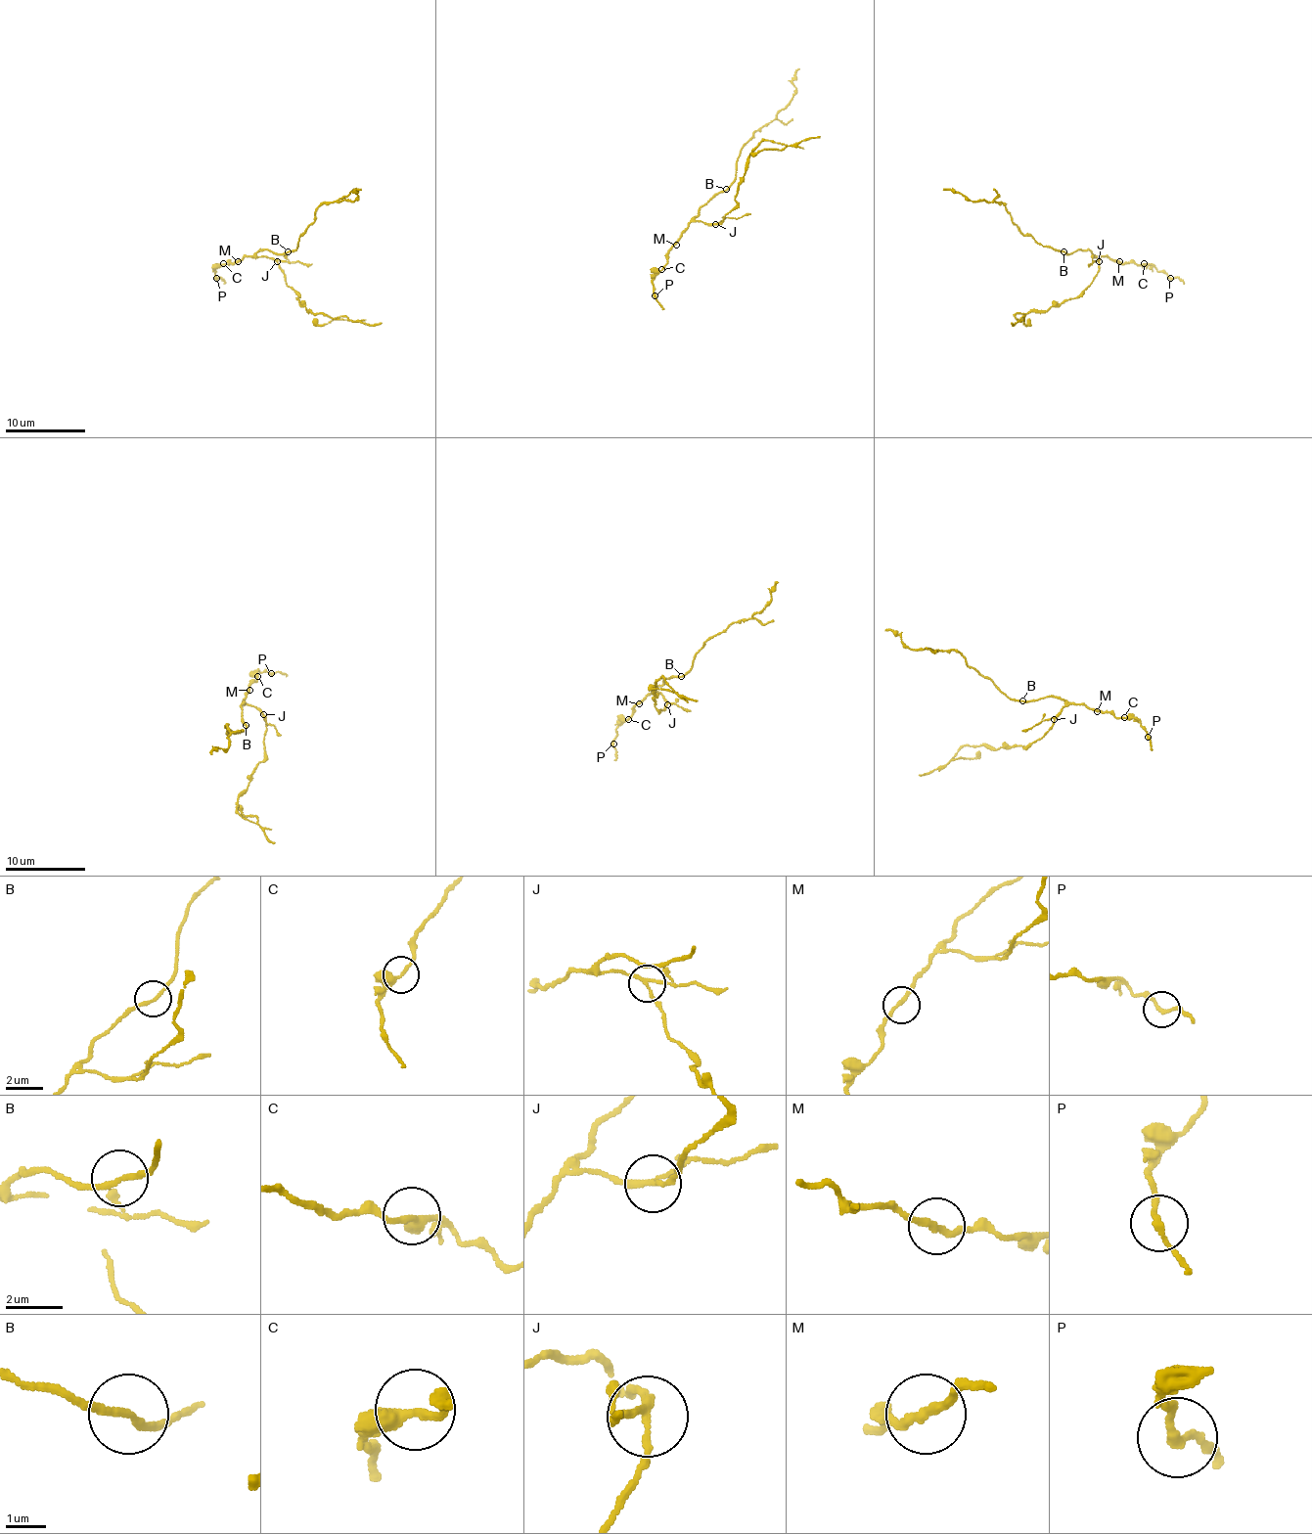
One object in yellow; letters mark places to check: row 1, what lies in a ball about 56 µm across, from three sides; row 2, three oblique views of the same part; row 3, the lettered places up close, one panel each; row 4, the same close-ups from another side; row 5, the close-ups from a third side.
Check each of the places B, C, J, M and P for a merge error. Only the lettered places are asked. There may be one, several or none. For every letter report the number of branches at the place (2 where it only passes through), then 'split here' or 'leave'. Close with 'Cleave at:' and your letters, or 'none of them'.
B: 2 branches meet; leave
C: 3 branches meet; leave
J: 3 branches meet; split here
M: 2 branches meet; leave
P: 2 branches meet; leave
Cleave at: J

